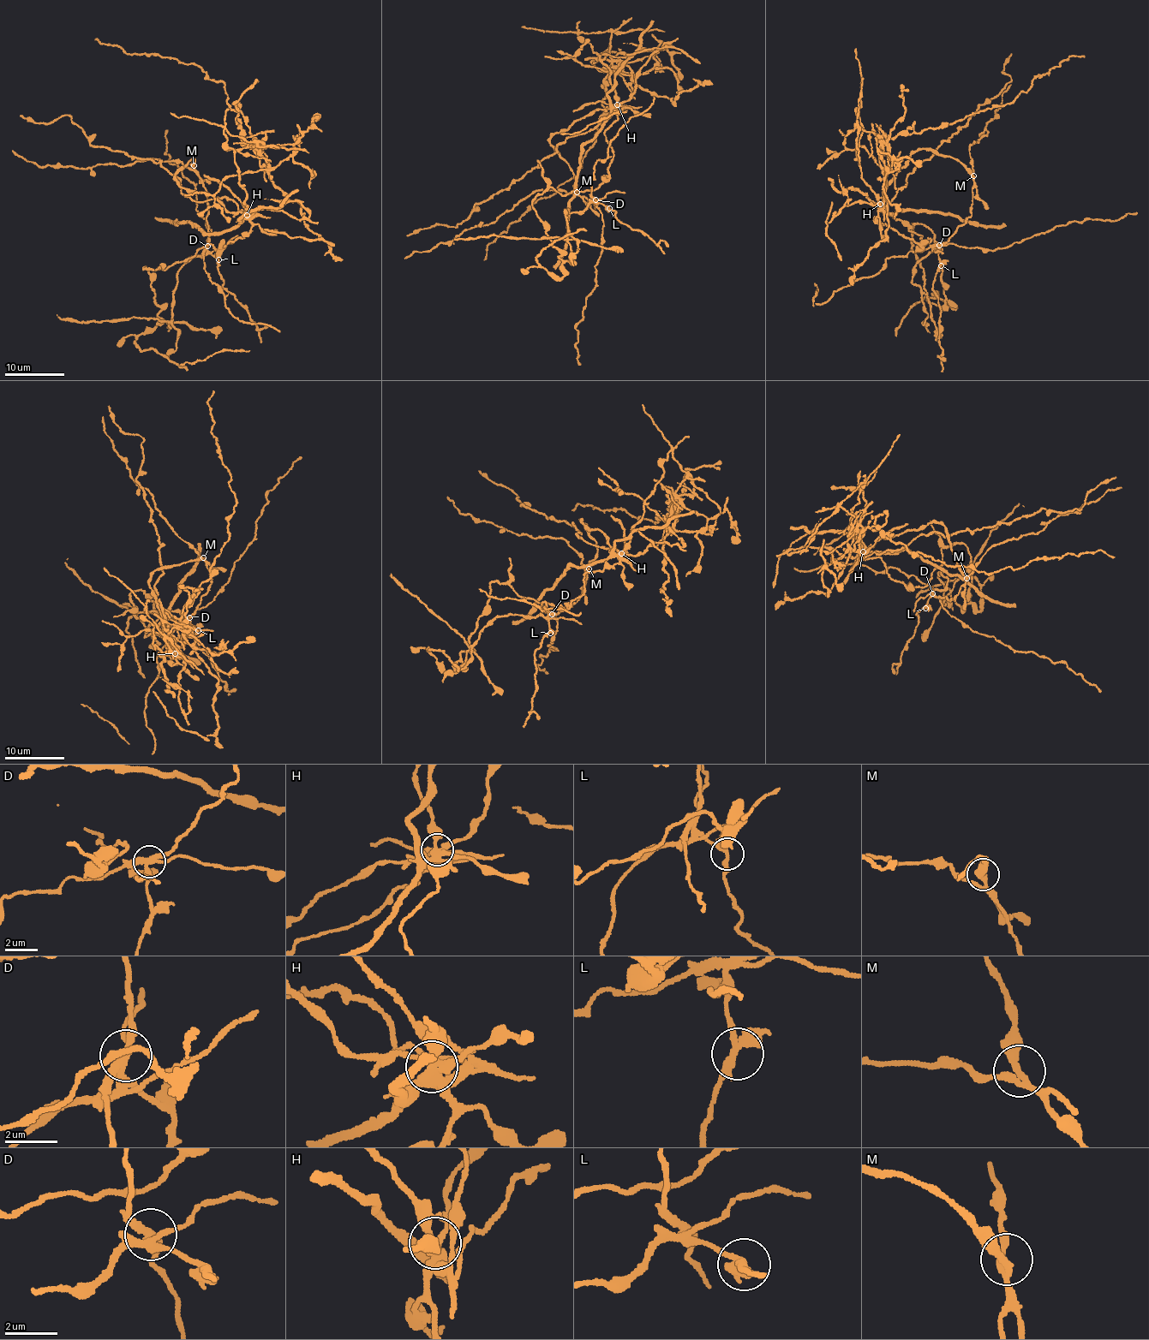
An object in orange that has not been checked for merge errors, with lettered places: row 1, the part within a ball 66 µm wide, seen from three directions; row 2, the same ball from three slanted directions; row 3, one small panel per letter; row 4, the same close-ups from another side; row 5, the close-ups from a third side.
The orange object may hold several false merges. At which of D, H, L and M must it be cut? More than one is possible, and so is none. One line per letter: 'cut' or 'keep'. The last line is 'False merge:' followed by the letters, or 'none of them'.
D: cut
H: cut
L: keep
M: keep
False merge: D, H

